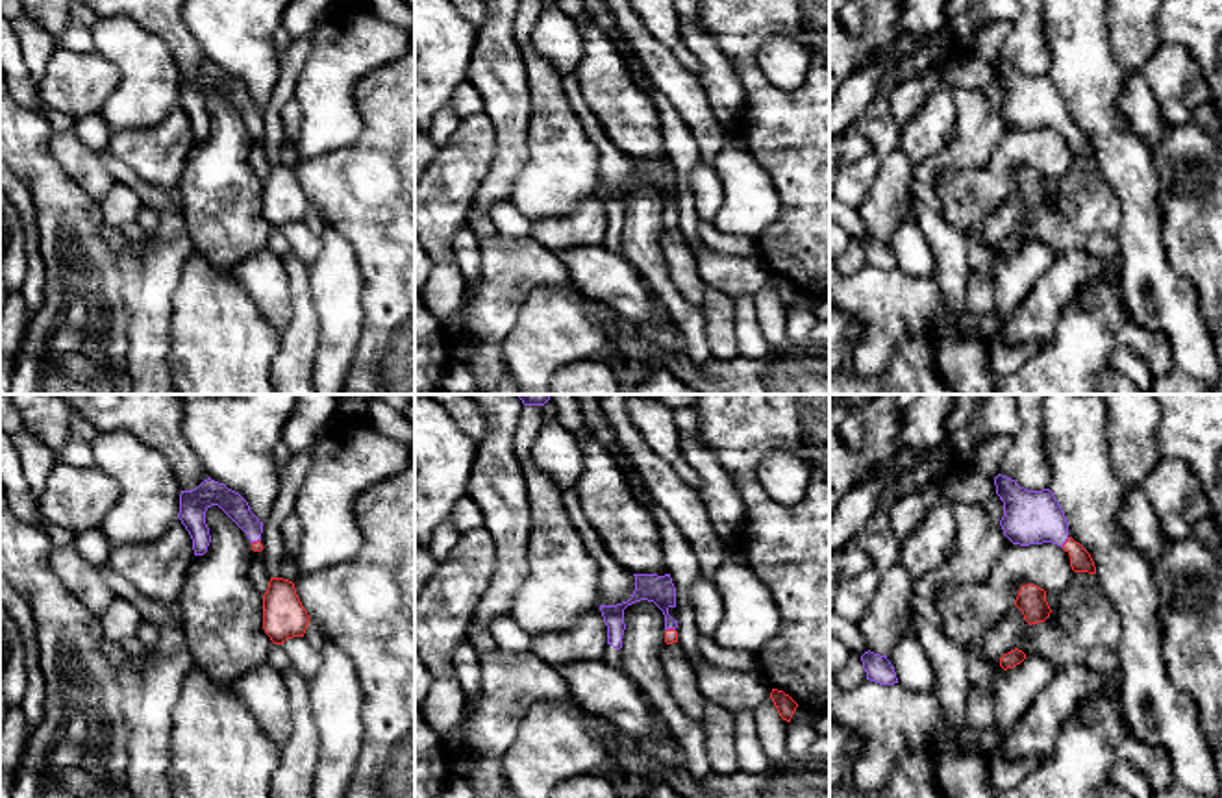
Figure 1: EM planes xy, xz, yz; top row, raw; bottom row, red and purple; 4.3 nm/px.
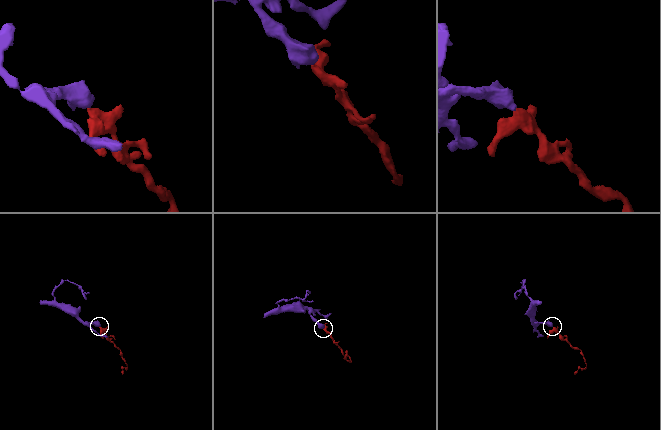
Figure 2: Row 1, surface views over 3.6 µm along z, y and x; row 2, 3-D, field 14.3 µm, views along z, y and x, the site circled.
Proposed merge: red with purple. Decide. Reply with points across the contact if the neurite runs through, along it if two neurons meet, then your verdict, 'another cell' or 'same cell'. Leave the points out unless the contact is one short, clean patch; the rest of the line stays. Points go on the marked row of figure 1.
across yz (1080, 560), (1065, 543), (1041, 519), (1030, 517) | same cell

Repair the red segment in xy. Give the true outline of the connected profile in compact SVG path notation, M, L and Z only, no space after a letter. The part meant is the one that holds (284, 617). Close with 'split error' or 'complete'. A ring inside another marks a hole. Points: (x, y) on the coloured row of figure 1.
M270 578L263 594L263 630L274 644L304 637L309 615L304 609L294 583L283 578Z; complete

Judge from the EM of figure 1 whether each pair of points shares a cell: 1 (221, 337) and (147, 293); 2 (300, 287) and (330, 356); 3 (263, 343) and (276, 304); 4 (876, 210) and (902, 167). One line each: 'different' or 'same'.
1: different
2: different
3: different
4: same

